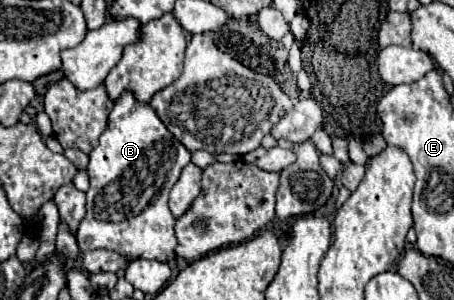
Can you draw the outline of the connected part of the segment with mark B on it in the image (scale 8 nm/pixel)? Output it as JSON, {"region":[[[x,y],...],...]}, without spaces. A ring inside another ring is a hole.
{"region":[[[124,93],[116,103],[108,117],[108,127],[100,135],[98,147],[90,151],[88,175],[90,189],[86,191],[86,217],[82,219],[76,241],[80,251],[96,251],[106,249],[126,257],[128,261],[136,259],[156,259],[162,263],[174,263],[178,255],[174,249],[178,247],[178,239],[174,237],[174,215],[168,207],[168,195],[178,181],[182,169],[190,163],[190,151],[164,127],[150,105],[140,105],[132,93]]]}

